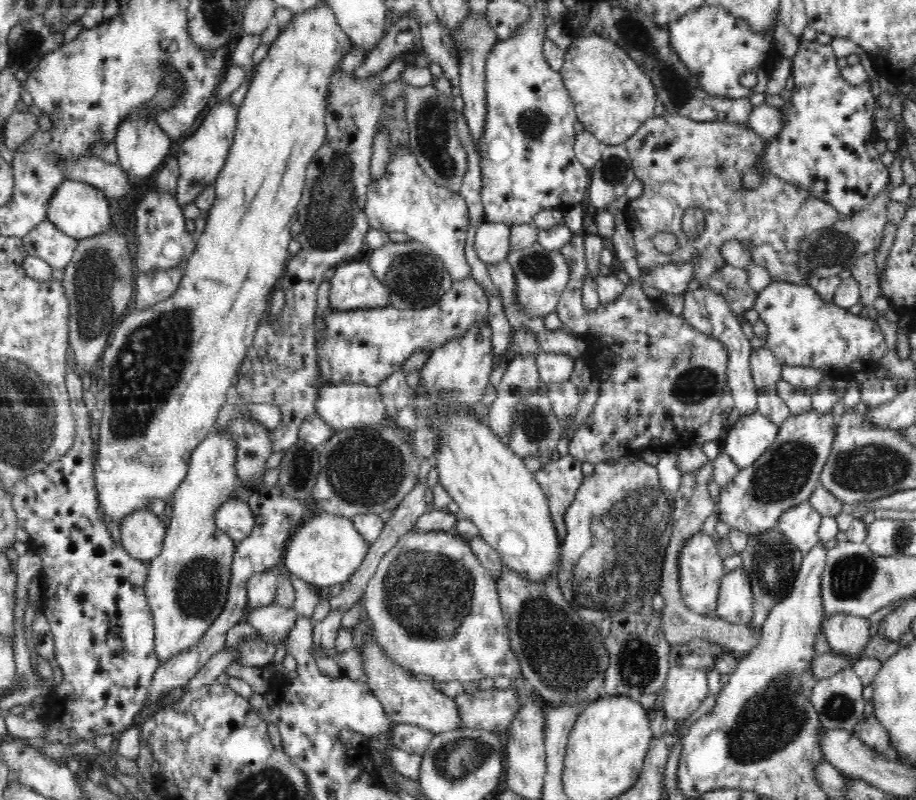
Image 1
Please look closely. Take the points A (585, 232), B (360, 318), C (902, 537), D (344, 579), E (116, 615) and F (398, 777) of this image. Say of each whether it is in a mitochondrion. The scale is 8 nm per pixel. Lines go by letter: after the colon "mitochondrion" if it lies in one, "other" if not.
A: other
B: other
C: mitochondrion
D: other
E: other
F: other

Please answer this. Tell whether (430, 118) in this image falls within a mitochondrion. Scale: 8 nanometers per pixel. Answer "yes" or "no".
yes

